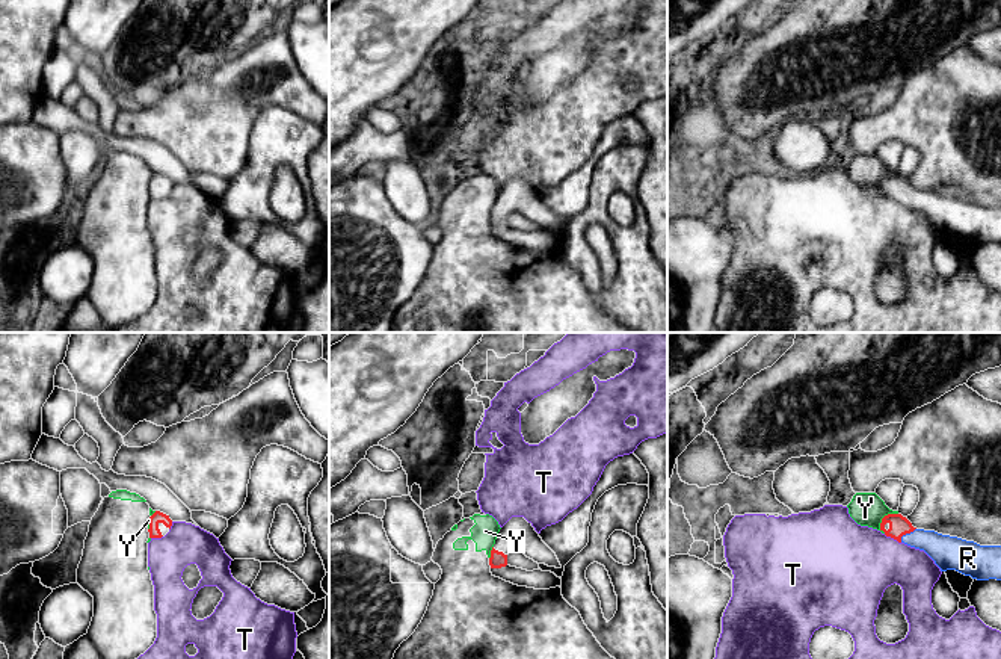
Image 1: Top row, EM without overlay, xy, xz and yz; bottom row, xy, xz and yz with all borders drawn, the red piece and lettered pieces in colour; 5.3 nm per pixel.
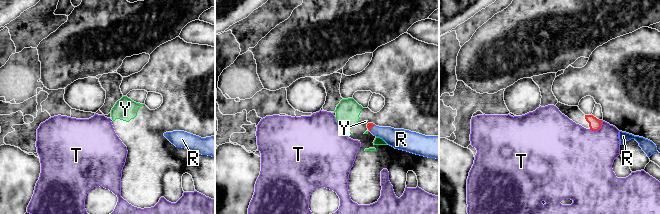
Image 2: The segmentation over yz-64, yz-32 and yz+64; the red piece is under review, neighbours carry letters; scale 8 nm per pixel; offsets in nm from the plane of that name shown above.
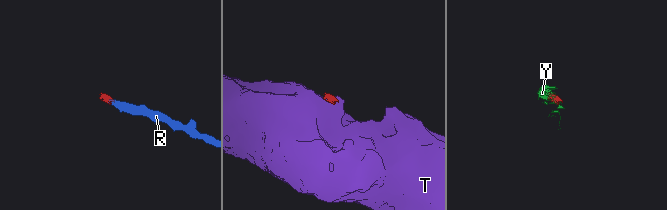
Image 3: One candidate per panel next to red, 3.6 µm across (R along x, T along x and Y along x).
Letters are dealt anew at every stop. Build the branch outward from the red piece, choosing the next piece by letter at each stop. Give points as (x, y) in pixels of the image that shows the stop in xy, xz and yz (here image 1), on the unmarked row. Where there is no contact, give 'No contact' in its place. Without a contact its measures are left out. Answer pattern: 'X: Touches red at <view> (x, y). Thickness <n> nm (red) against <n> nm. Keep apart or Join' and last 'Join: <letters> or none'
R: Touches red at yz (906, 194). Thickness 110 nm (red) against 180 nm. Join
T: Touches red at yz (893, 198). Thickness 110 nm (red) against 420 nm. Keep apart
Y: Touches red at yz (883, 179). Thickness 110 nm (red) against 180 nm. Keep apart
Join: R

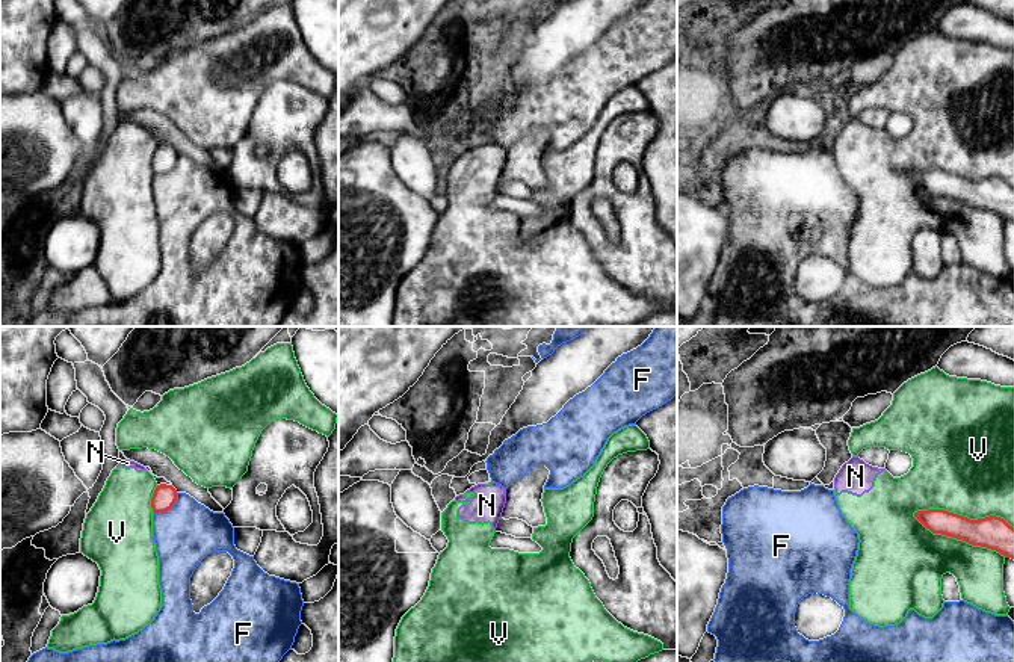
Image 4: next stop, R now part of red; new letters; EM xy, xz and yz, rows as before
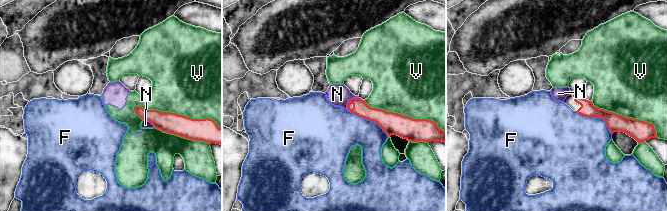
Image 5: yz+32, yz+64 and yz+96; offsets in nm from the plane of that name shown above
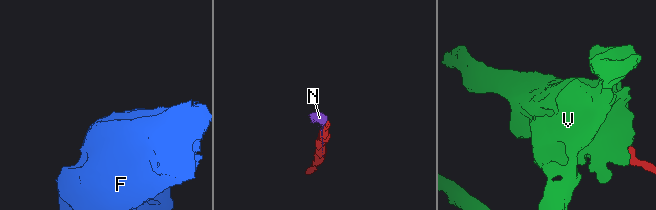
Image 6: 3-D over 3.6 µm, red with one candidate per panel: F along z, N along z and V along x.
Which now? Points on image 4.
F: Touches red at xy (170, 170). Thickness 120 nm (red) against 320 nm. Keep apart
N: Touches red at xy (153, 171). Thickness 120 nm (red) against 20 nm. Keep apart
V: Touches red at yz (958, 200). Thickness 180 nm (red) against 320 nm. Keep apart
Join: none

